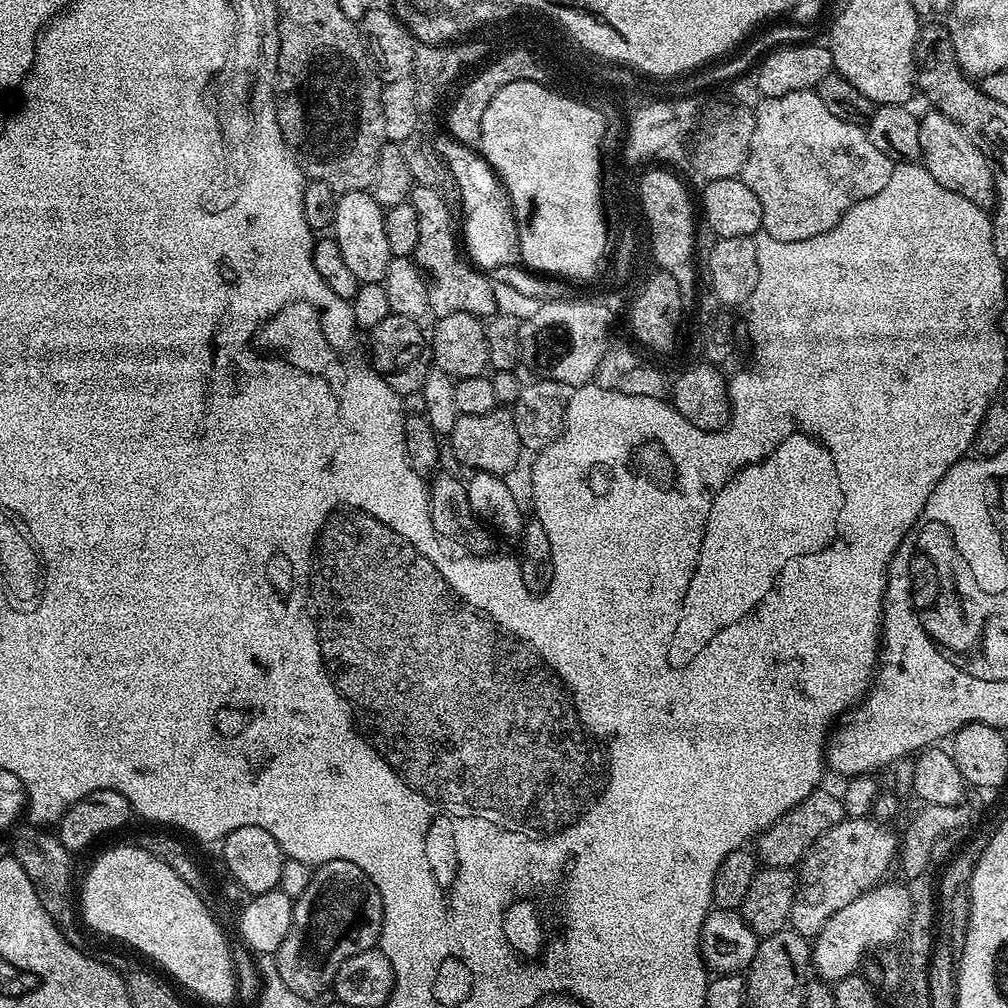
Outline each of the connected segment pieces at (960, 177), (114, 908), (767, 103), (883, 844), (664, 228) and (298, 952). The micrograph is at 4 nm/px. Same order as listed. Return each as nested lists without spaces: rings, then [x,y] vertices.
[[[928,110],[925,116],[919,117],[919,122],[920,160],[934,182],[938,182],[938,186],[946,186],[946,190],[954,190],[954,194],[962,194],[962,198],[970,198],[974,206],[991,209],[996,203],[996,187],[992,168],[982,150],[978,150],[978,146],[966,138],[962,126],[946,118],[946,114]]]
[[[135,843],[124,844],[104,852],[92,864],[92,869],[84,876],[84,889],[78,897],[84,907],[84,920],[96,932],[125,940],[132,948],[137,948],[144,956],[149,956],[156,964],[161,964],[182,987],[196,996],[201,996],[208,1004],[228,1004],[236,996],[236,968],[232,965],[232,952],[228,940],[220,929],[220,924],[207,904],[166,862],[158,862],[154,854],[142,850]]]
[[[815,90],[795,92],[785,96],[770,96],[761,99],[759,102],[761,104],[755,105],[754,108],[756,121],[754,122],[753,137],[750,139],[749,157],[746,158],[742,179],[746,182],[746,186],[750,186],[750,190],[754,190],[755,196],[758,197],[758,202],[762,202],[762,222],[764,223],[762,231],[770,234],[770,238],[778,238],[778,242],[802,242],[806,238],[814,238],[818,234],[826,234],[826,230],[838,226],[841,218],[859,200],[874,198],[874,194],[878,194],[878,190],[882,190],[886,186],[886,182],[890,182],[890,174],[894,167],[892,157],[882,154],[882,150],[874,150],[874,142],[870,142],[867,131],[861,125],[842,122],[842,118],[836,117],[835,114],[830,114],[830,109],[822,103],[822,98],[818,98]]]
[[[868,816],[846,818],[838,826],[830,826],[809,848],[798,868],[799,888],[790,921],[799,936],[815,938],[842,906],[850,906],[854,898],[876,887],[885,877],[888,867],[898,858],[898,836],[884,824],[887,823]]]
[[[667,167],[652,168],[645,175],[639,177],[639,182],[644,185],[645,207],[648,207],[648,215],[652,218],[652,228],[655,232],[656,256],[672,272],[686,295],[695,293],[692,288],[694,276],[698,272],[698,266],[692,261],[692,255],[696,252],[696,220],[698,224],[698,208],[692,205],[692,196],[688,188],[672,172],[667,172]]]
[[[331,860],[319,865],[310,878],[310,886],[295,897],[292,905],[292,925],[282,942],[282,946],[274,953],[278,962],[278,974],[282,974],[282,982],[286,982],[289,993],[296,996],[316,996],[327,988],[333,987],[336,971],[346,962],[346,958],[354,958],[354,954],[362,954],[366,950],[377,947],[380,942],[380,931],[384,921],[382,894],[378,894],[378,886],[354,862]]]

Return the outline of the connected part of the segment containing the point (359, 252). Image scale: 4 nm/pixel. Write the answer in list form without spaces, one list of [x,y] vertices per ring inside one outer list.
[[[371,191],[346,192],[337,199],[336,217],[330,229],[331,235],[342,250],[342,259],[350,274],[361,284],[378,284],[386,278],[386,266],[390,266],[393,254],[386,243],[385,209],[372,196]]]

